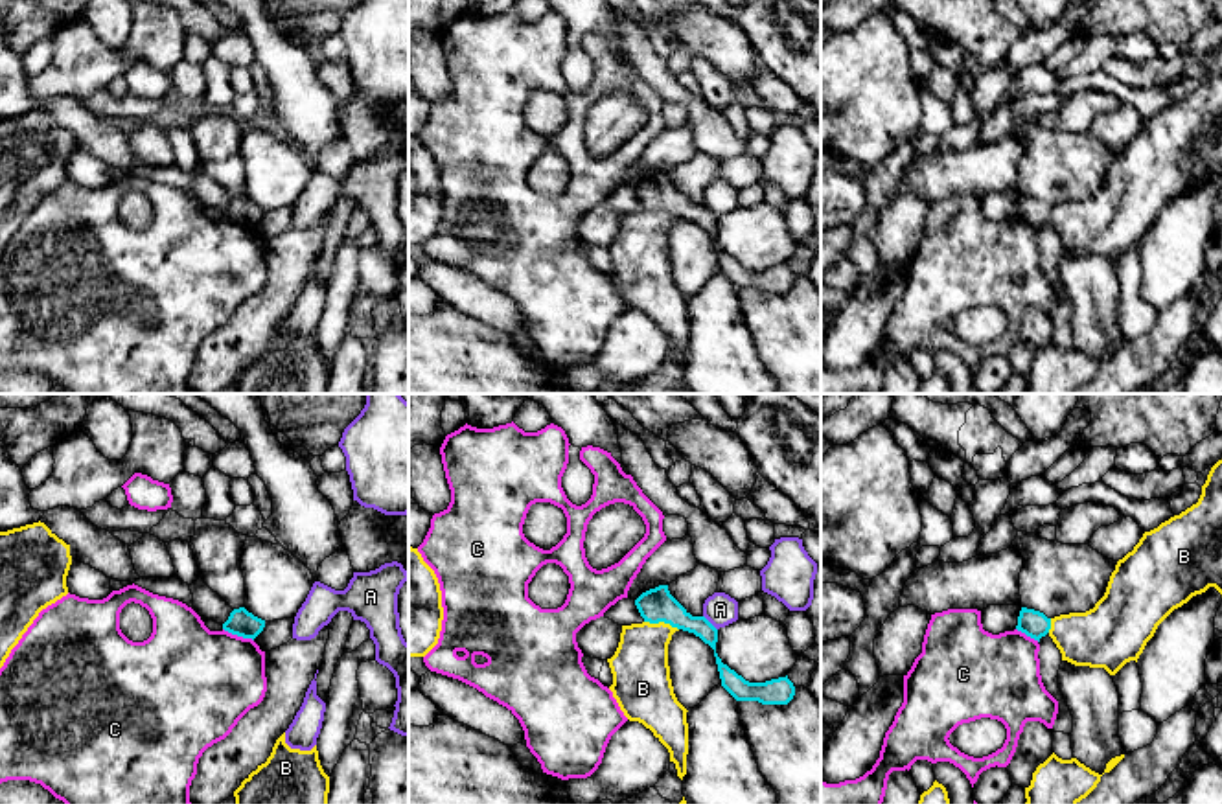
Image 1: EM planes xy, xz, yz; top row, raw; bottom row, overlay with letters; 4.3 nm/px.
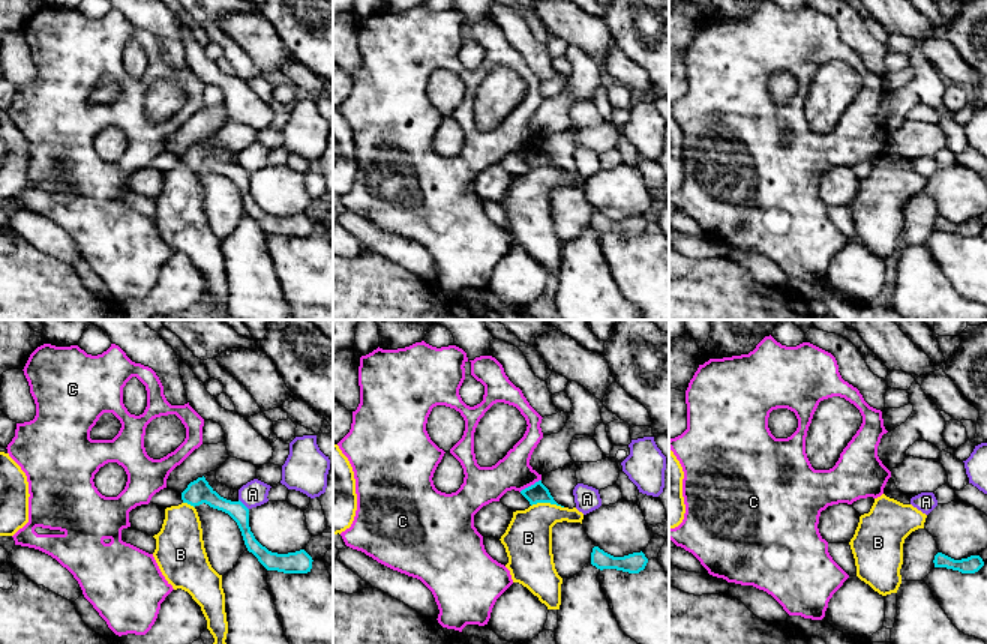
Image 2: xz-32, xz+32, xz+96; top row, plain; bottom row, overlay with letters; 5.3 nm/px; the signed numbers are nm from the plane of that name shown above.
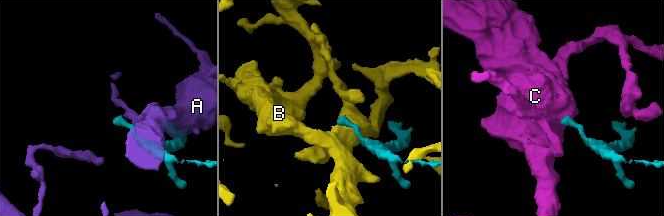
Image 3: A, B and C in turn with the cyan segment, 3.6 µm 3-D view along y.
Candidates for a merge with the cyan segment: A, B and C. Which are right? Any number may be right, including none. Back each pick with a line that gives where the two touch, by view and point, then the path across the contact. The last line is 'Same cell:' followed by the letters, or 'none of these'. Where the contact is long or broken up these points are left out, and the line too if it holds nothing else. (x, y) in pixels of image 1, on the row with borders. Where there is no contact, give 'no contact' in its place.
Same cell: none of these

